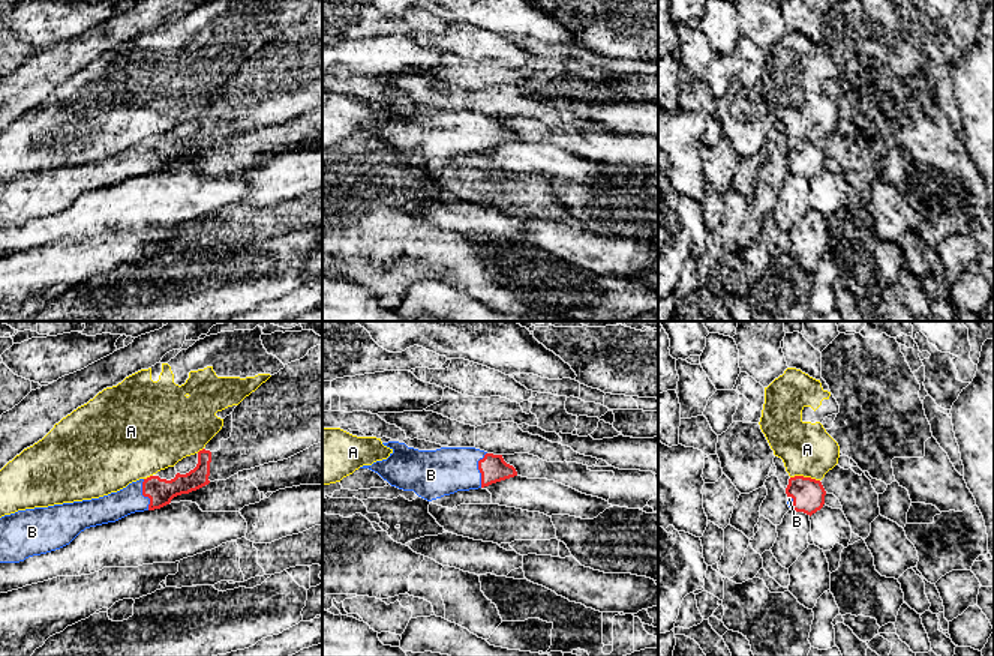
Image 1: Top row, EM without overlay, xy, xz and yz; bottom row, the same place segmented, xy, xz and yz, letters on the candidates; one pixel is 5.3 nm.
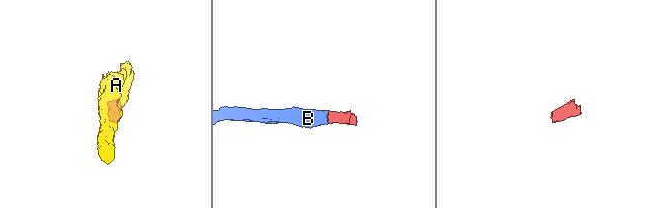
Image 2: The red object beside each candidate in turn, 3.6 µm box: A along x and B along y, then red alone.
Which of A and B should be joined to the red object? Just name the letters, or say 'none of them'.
B

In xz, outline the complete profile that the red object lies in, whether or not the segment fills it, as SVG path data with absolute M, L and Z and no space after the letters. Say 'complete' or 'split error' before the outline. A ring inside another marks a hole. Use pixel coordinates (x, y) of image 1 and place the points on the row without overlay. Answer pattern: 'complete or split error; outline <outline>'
split error; outline M399 105L382 108L393 114L390 120L360 132L369 132L391 150L414 155L427 165L517 140L516 132L507 128L502 119L475 111L418 114Z

